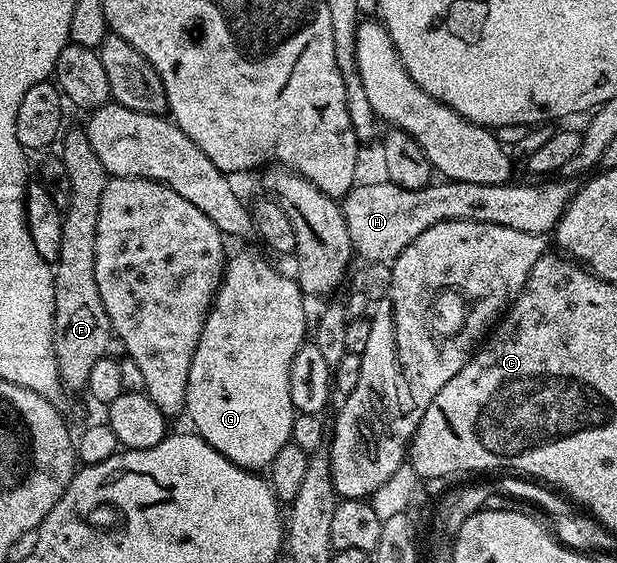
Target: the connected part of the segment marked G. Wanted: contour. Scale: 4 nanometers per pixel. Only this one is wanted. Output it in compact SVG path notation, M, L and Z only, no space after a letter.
M244 249L233 257L231 254L190 363L186 417L192 420L191 428L210 443L214 451L226 455L230 463L243 469L267 470L274 455L278 455L278 451L282 451L282 447L292 439L292 424L297 410L292 408L290 367L294 363L294 355L298 355L301 345L305 344L304 332L309 332L310 321L308 325L308 317L304 314L305 294L289 274L288 277L252 249Z

